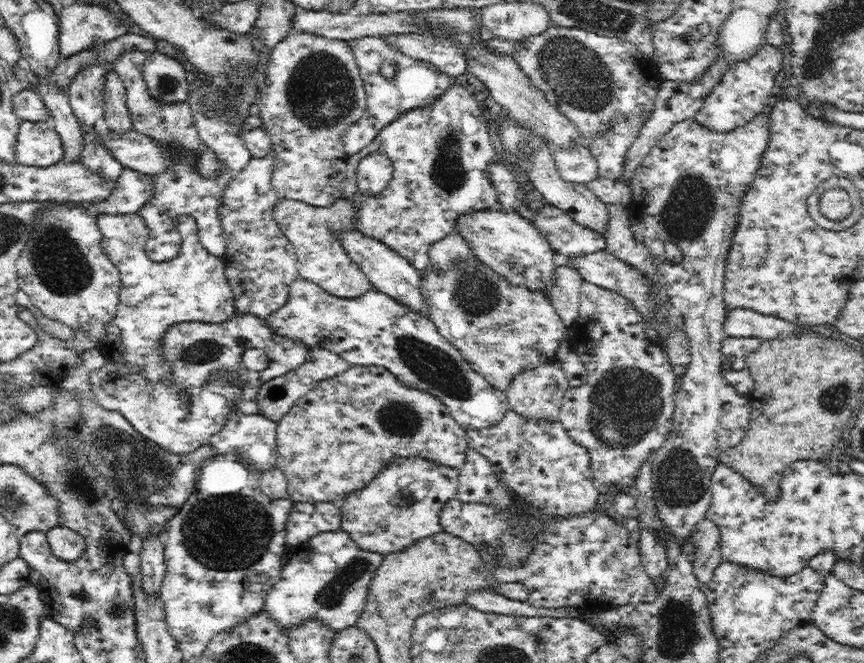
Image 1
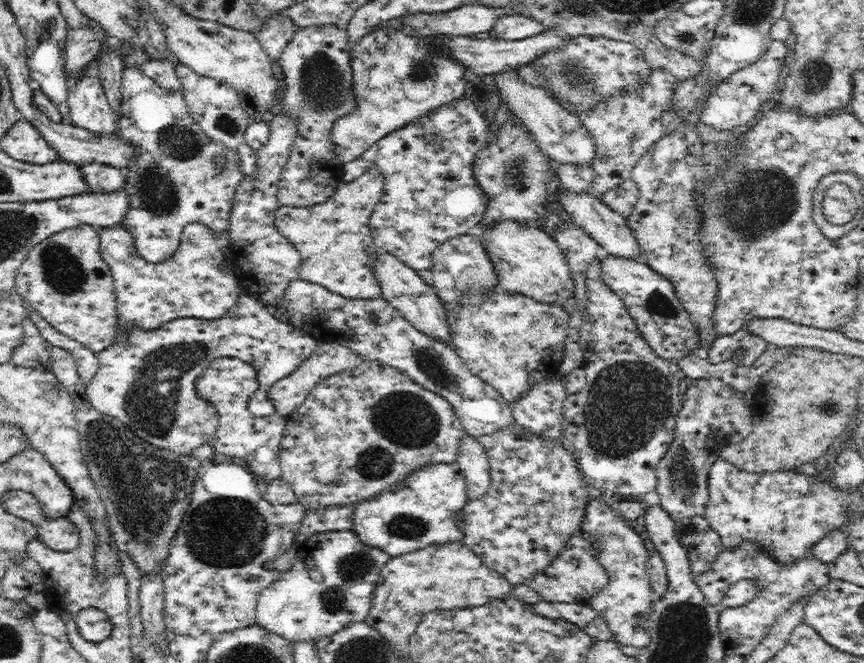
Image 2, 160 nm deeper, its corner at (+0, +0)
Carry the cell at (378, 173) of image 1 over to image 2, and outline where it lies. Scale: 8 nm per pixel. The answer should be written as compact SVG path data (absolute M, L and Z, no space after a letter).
M372 166L364 174L360 174L352 182L340 182L336 192L326 202L310 207L288 207L281 205L276 210L275 226L277 230L286 237L290 243L300 252L301 270L300 277L306 282L313 282L324 286L325 289L333 293L341 294L349 299L380 298L382 289L378 279L374 277L373 258L379 250L374 244L371 231L369 230L369 221L376 204L380 202L384 194L385 178L379 173L380 170Z

